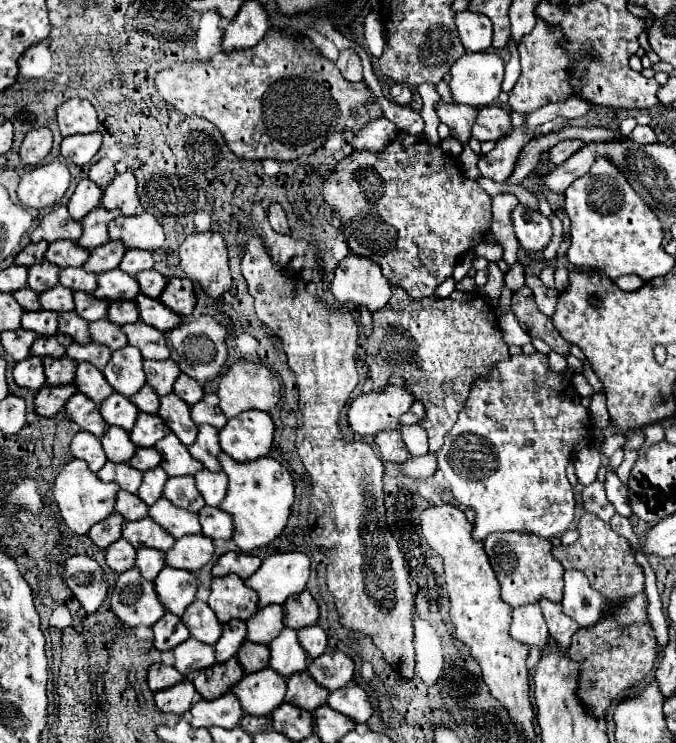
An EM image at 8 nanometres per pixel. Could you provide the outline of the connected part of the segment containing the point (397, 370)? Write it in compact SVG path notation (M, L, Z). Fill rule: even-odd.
M393 288L393 296L389 304L381 312L375 312L373 332L367 340L369 346L365 352L365 364L369 370L369 378L373 380L371 390L383 392L391 376L399 376L401 380L405 380L405 388L413 392L415 400L423 402L427 412L425 418L419 422L419 426L425 428L429 436L429 454L437 454L441 450L445 434L457 422L457 414L465 406L473 380L477 380L477 376L485 376L485 372L489 372L493 364L509 358L509 346L501 338L495 312L491 312L489 304L485 304L481 296L459 292L459 290L453 290L453 294L447 298L411 300L409 296L405 296L405 290Z

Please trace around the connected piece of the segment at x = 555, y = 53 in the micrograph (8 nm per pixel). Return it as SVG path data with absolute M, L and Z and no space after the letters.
M537 20L537 26L529 36L525 36L519 44L519 56L521 56L521 76L515 84L515 88L509 94L509 106L511 110L527 116L529 112L549 104L549 102L561 102L571 98L575 92L569 88L567 82L567 70L573 64L571 58L559 48L559 40L563 38L561 30L551 32L545 22Z

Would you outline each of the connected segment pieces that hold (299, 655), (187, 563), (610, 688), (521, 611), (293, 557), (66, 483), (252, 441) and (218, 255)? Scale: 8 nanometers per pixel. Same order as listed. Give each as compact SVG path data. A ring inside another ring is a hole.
M291 628L281 630L281 636L269 644L269 668L279 672L283 678L307 668L307 654Z
M189 534L179 538L171 550L165 552L165 564L195 572L203 568L213 556L213 540L203 534Z
M603 620L593 628L579 630L573 634L573 642L567 650L567 658L579 662L579 680L577 680L577 698L581 706L589 710L597 720L605 718L609 708L617 704L619 696L643 682L655 664L657 644L651 624L633 624L619 628L613 620Z
M529 604L513 610L513 622L509 628L509 634L513 640L529 646L529 650L543 652L547 646L547 624L543 620L543 612L539 604Z
M301 552L273 554L245 580L259 596L259 606L283 604L289 596L301 594L309 580L309 558Z
M71 460L55 478L53 500L59 506L59 512L71 512L71 528L81 528L81 534L87 534L93 524L105 520L115 508L115 494L119 484L101 482L85 464L85 460Z
M249 410L231 418L219 430L219 442L227 456L237 462L249 462L269 454L273 432L275 426L267 412Z
M193 232L179 246L179 266L187 278L197 280L203 292L219 298L231 288L225 240L219 232Z

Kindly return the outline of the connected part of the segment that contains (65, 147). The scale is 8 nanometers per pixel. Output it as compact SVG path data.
M99 132L75 134L75 136L69 136L69 138L63 138L61 156L67 162L83 166L83 164L89 164L89 160L97 154L99 146L101 146L101 134Z

